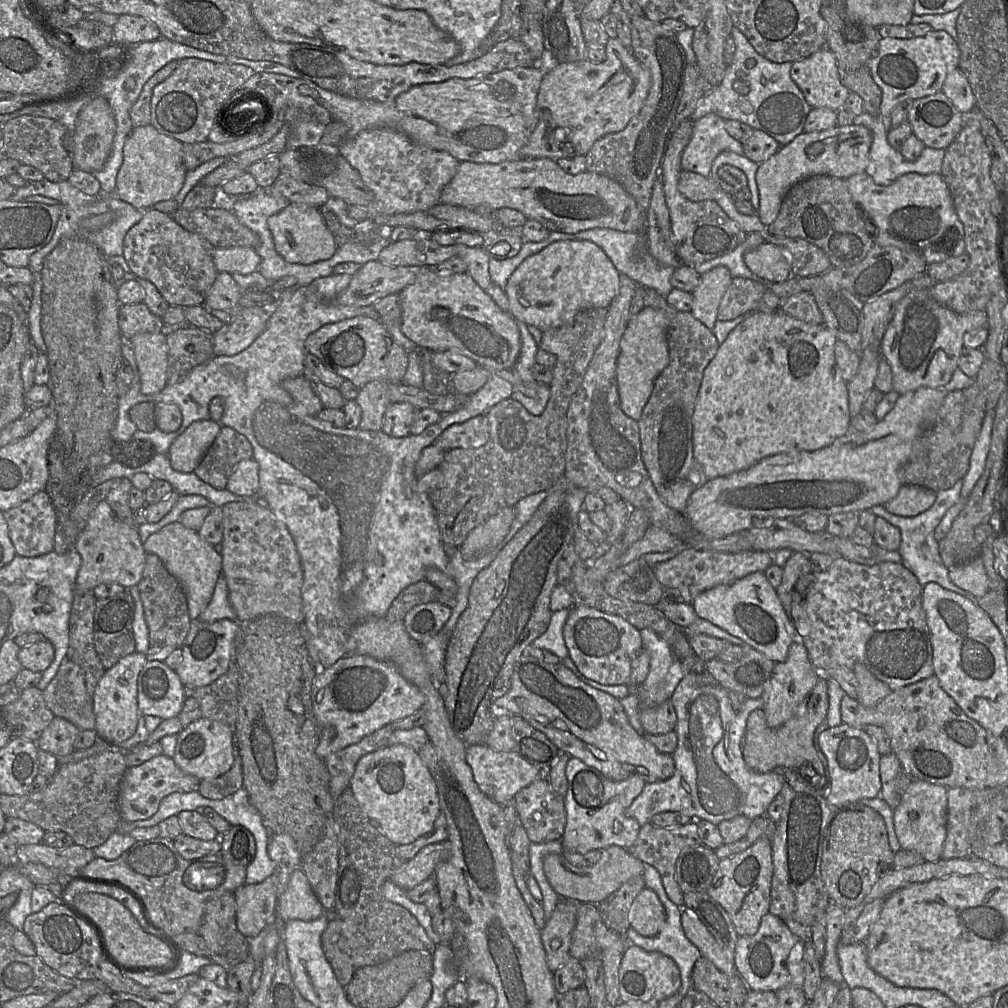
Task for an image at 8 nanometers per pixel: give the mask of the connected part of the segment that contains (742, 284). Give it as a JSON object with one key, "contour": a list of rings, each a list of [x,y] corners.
{"contour":[[[742,277],[732,278],[721,299],[717,319],[729,321],[754,311],[766,289],[767,285],[763,282]]]}

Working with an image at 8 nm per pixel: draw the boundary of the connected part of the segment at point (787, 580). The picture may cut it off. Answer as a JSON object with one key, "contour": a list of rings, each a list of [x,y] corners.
{"contour":[[[794,551],[783,566],[782,581],[776,592],[791,621],[792,598],[795,585],[802,576],[810,572],[812,572],[810,558],[806,553],[800,551]]]}

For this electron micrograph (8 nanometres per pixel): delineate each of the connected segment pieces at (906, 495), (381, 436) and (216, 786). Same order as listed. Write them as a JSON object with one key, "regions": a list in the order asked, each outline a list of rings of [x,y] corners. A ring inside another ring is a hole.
{"regions":[[[[903,484],[895,498],[885,504],[895,515],[914,517],[928,510],[935,502],[937,492],[920,485]]],[[[331,274],[330,276],[318,278],[314,280],[311,284],[304,287],[287,288],[279,293],[277,293],[276,304],[271,309],[271,314],[268,319],[265,330],[259,335],[259,337],[245,350],[238,354],[232,356],[213,356],[207,362],[196,366],[193,368],[186,376],[174,384],[167,384],[164,389],[153,395],[144,395],[140,391],[140,376],[138,367],[136,364],[136,359],[134,351],[129,341],[127,341],[122,336],[122,352],[124,358],[130,364],[133,371],[133,379],[129,390],[126,394],[119,396],[118,398],[118,414],[117,420],[113,430],[111,431],[111,437],[114,441],[127,441],[130,440],[136,432],[137,427],[134,422],[131,421],[129,417],[129,410],[136,404],[140,402],[152,402],[154,404],[158,402],[173,403],[177,405],[182,414],[182,424],[178,429],[178,434],[182,431],[184,432],[186,428],[189,427],[195,421],[199,420],[209,420],[209,402],[214,397],[221,397],[225,403],[225,409],[223,411],[222,417],[218,423],[221,426],[227,426],[235,429],[237,432],[243,434],[251,443],[253,447],[253,459],[256,460],[259,466],[259,489],[257,493],[251,497],[239,496],[231,493],[226,488],[223,490],[218,490],[202,481],[197,477],[194,472],[181,473],[174,470],[170,464],[169,457],[167,455],[169,448],[173,441],[166,441],[167,445],[164,445],[164,452],[156,453],[155,456],[145,465],[135,468],[137,473],[146,473],[150,475],[153,479],[165,480],[171,484],[173,491],[177,492],[179,495],[201,495],[206,498],[212,506],[222,507],[223,505],[230,502],[258,502],[258,498],[263,498],[267,502],[268,508],[286,525],[297,549],[300,557],[302,571],[303,571],[303,582],[301,586],[301,597],[304,612],[303,624],[308,632],[308,650],[311,660],[316,668],[316,673],[325,669],[328,666],[335,663],[339,658],[347,655],[347,640],[351,629],[359,622],[373,617],[384,617],[387,610],[391,606],[395,598],[402,592],[402,590],[417,581],[425,578],[425,572],[427,568],[434,567],[448,576],[454,578],[454,571],[451,565],[451,558],[458,547],[451,545],[443,545],[441,540],[441,532],[437,523],[436,515],[432,503],[427,494],[423,494],[417,491],[418,478],[415,474],[416,463],[422,453],[422,451],[431,444],[434,444],[436,439],[451,425],[457,423],[463,423],[475,416],[486,414],[486,412],[496,405],[498,402],[511,398],[513,392],[513,385],[503,379],[502,377],[492,373],[487,382],[481,387],[481,389],[467,398],[467,402],[458,410],[451,413],[447,413],[441,416],[439,421],[429,425],[425,428],[423,432],[418,435],[408,435],[405,437],[392,437],[385,434],[382,430],[369,431],[357,428],[337,428],[331,423],[323,421],[318,417],[313,417],[308,415],[302,407],[300,407],[290,396],[288,392],[282,387],[282,382],[287,378],[298,377],[303,375],[305,368],[305,356],[307,354],[305,348],[305,341],[307,337],[321,328],[322,326],[330,323],[339,322],[345,319],[353,318],[356,316],[367,316],[372,319],[380,321],[380,316],[377,311],[373,308],[373,305],[369,306],[344,306],[337,302],[337,296],[343,292],[350,284],[353,275],[349,274]]],[[[234,734],[234,763],[229,771],[216,777],[200,780],[198,792],[205,798],[220,800],[243,787],[243,766]]]]}

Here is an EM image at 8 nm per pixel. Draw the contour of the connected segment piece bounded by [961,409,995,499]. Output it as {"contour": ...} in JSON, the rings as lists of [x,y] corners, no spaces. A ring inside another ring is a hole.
{"contour":[[[995,409],[986,411],[980,434],[974,445],[971,457],[970,467],[963,478],[963,487],[961,497],[967,499],[974,486],[984,472],[986,459],[991,445],[992,428],[995,419]]]}

